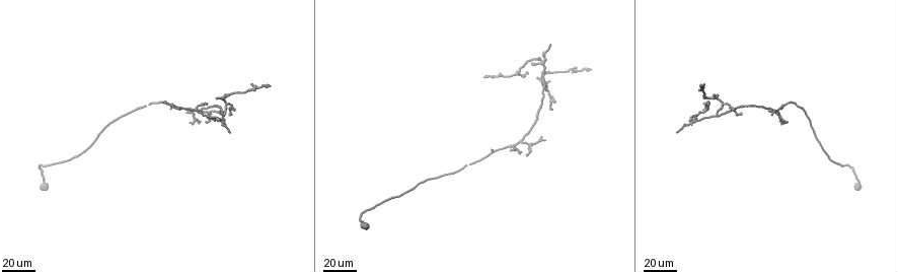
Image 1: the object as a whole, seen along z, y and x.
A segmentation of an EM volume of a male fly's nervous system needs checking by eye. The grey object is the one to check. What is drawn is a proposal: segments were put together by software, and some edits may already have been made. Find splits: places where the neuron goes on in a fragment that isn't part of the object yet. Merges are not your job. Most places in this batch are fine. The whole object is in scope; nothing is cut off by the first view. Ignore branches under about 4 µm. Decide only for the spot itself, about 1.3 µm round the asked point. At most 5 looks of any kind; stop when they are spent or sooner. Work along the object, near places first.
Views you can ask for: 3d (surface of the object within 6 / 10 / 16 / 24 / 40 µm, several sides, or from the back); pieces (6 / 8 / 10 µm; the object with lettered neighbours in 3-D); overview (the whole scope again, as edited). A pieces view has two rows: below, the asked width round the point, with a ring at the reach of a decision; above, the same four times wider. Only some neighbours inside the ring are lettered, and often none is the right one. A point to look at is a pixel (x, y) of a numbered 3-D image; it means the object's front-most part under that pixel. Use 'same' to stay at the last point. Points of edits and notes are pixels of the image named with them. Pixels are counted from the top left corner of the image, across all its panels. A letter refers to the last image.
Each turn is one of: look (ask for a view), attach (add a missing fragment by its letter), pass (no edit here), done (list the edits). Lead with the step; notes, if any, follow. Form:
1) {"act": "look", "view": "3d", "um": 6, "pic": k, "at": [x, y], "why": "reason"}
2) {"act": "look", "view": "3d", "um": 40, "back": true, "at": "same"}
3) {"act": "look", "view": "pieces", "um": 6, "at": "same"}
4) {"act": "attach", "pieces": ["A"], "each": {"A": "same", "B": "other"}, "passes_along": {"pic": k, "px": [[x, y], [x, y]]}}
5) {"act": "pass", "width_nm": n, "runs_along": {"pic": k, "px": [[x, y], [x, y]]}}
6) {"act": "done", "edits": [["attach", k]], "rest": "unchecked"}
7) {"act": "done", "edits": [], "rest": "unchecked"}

{"act": "look", "view": "3d", "um": 40, "pic": 1, "at": [230, 131]}

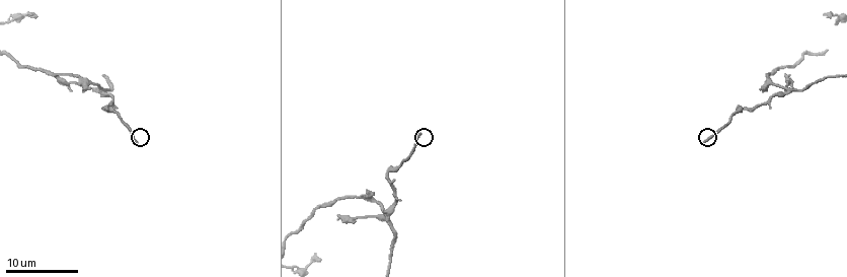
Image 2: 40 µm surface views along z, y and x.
{"act": "look", "view": "pieces", "um": 10, "pic": 2, "at": [137, 142], "why": "see the neighbours"}

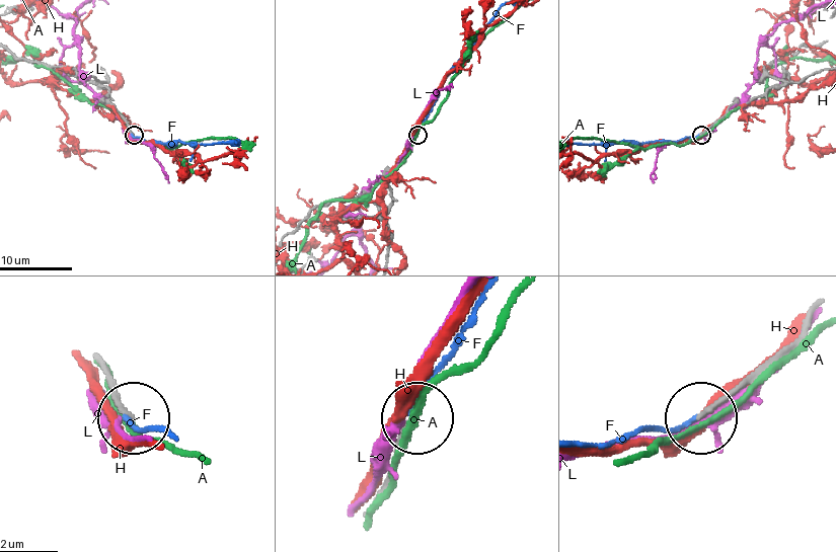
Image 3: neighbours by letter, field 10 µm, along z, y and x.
{"act": "attach", "pieces": ["F"], "each": {"A": "other", "F": "same", "H": "other", "L": "other"}, "found": "it goes on there"}

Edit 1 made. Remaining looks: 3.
{"act": "look", "view": "overview"}

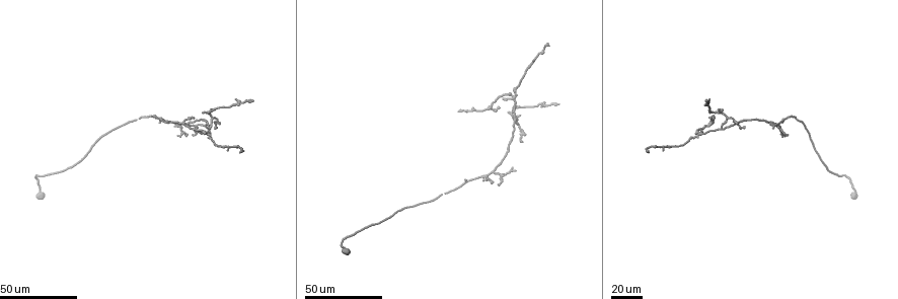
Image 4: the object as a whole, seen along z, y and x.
{"act": "look", "view": "3d", "um": 40, "pic": 4, "at": [192, 117]}

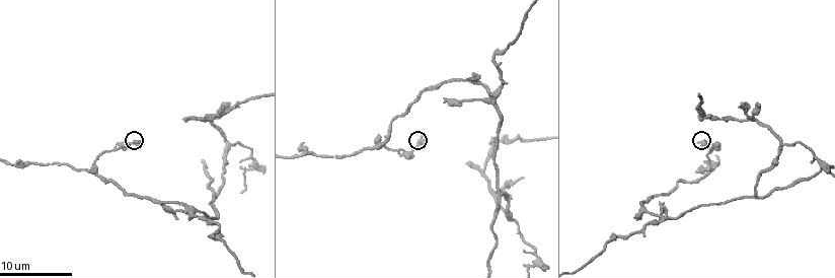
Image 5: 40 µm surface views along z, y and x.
{"act": "look", "view": "pieces", "um": 8, "pic": 5, "at": [705, 144]}

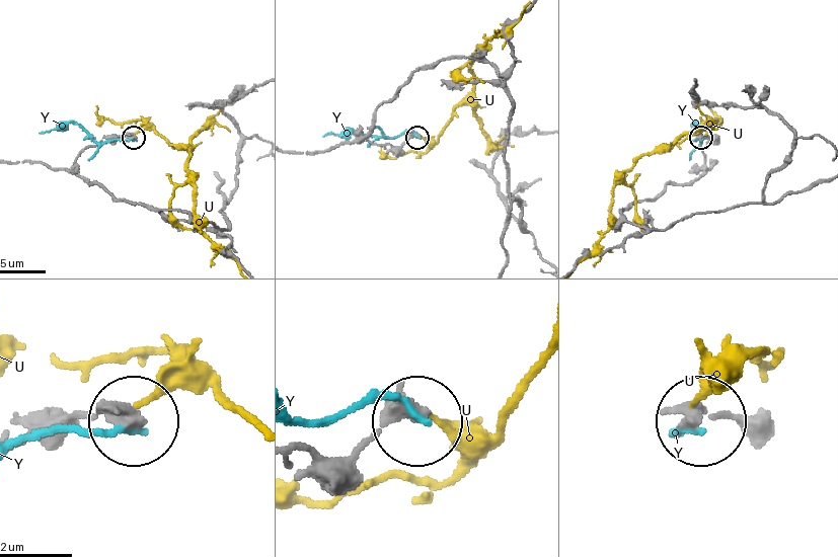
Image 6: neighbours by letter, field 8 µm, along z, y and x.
{"act": "pass", "each": {"U": "other", "Y": "other"}, "runs_along": {"pic": 6, "px": [[292, 446], [347, 455], [392, 421], [416, 418]]}, "found": "none of them fits"}

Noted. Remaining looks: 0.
{"act": "done", "edits": [["attach", 3]], "rest": "unchecked"}

